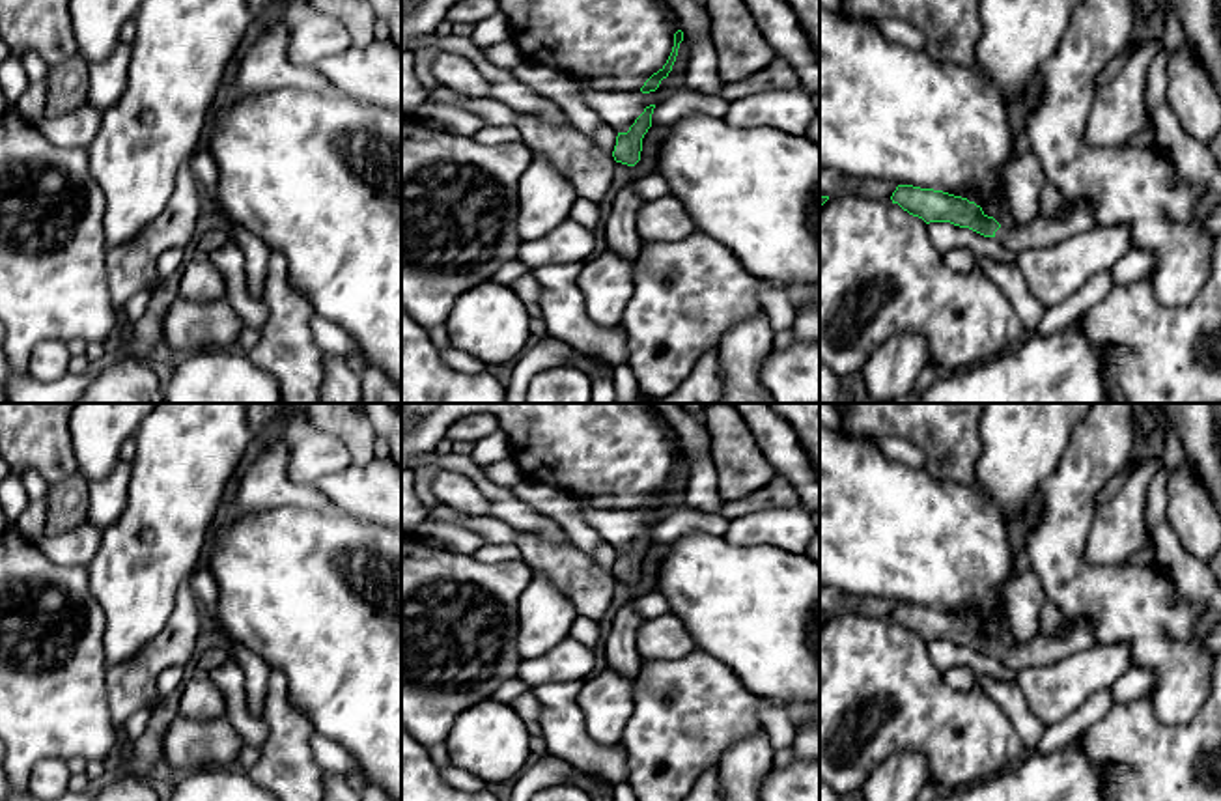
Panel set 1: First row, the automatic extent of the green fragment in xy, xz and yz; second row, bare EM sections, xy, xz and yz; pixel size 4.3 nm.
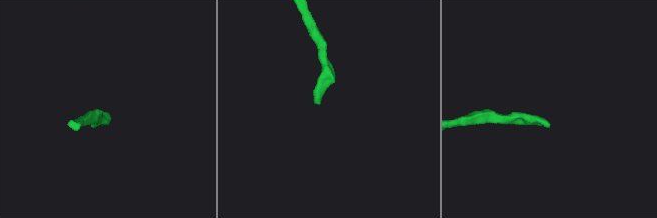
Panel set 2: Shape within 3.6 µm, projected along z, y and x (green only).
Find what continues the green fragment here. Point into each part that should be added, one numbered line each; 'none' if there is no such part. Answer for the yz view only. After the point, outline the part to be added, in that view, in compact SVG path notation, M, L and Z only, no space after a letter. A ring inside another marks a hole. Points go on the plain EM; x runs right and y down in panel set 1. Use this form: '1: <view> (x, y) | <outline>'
1: yz (1040, 650) | M1064 618L1062 633L1057 637L1036 635L1025 644L1010 648L999 646L995 657L1010 670L1018 672L1029 667L1051 665L1070 653L1096 644L1094 625L1090 622L1072 622Z

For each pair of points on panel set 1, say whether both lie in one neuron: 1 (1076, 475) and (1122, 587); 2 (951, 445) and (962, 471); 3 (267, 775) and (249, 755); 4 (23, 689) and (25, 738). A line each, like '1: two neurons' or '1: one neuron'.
1: one neuron
2: one neuron
3: two neurons
4: one neuron

